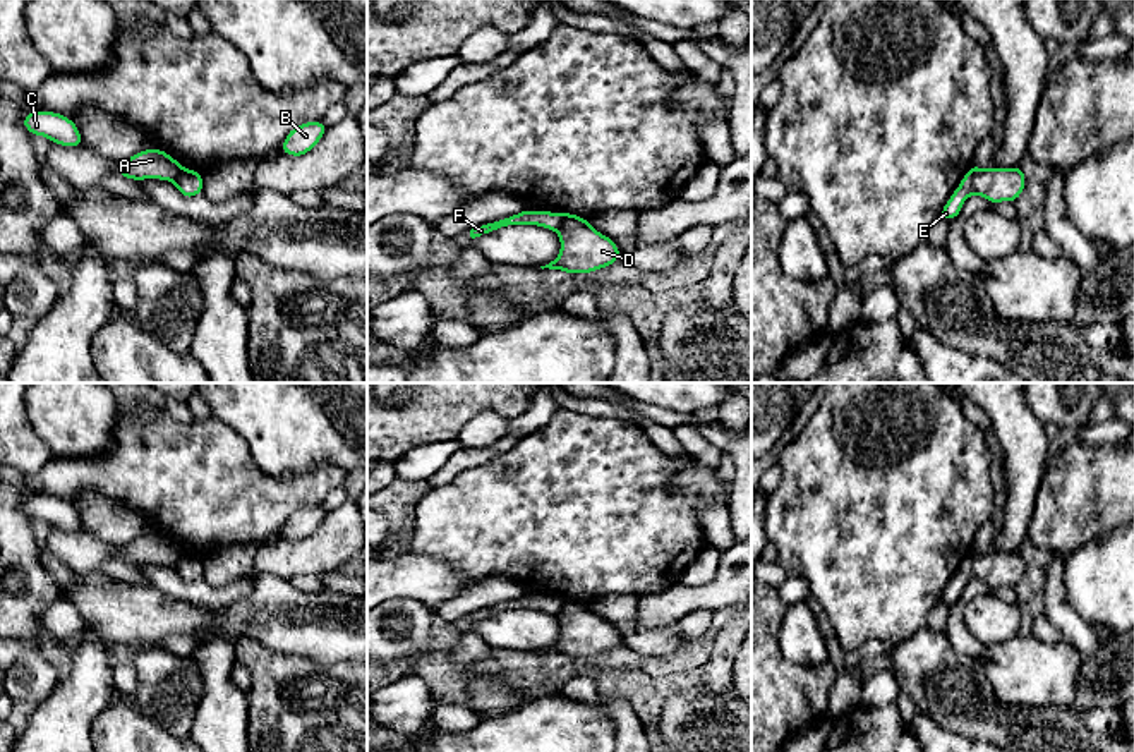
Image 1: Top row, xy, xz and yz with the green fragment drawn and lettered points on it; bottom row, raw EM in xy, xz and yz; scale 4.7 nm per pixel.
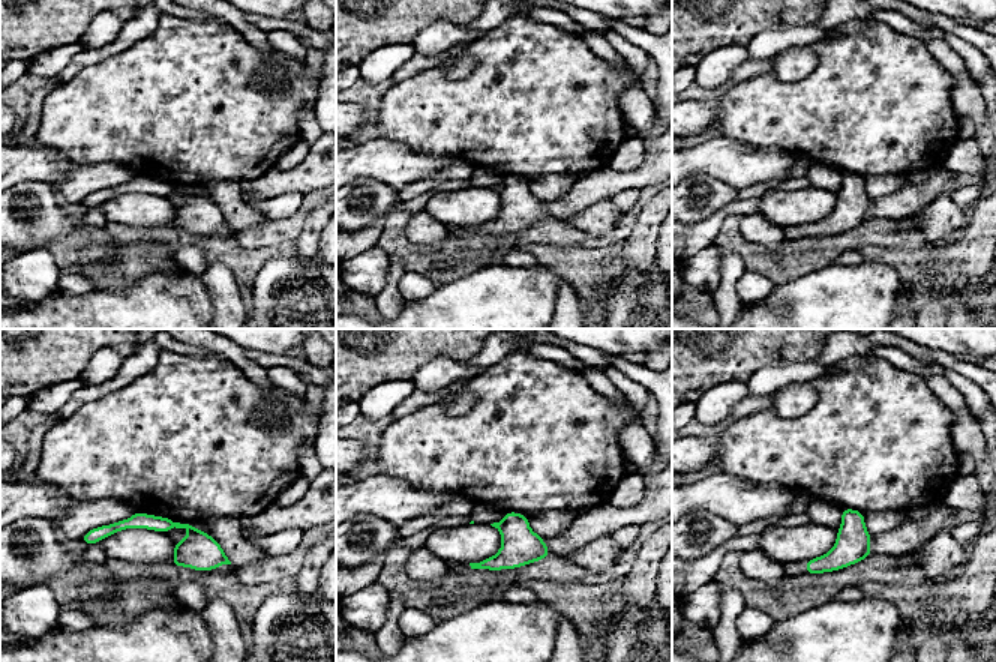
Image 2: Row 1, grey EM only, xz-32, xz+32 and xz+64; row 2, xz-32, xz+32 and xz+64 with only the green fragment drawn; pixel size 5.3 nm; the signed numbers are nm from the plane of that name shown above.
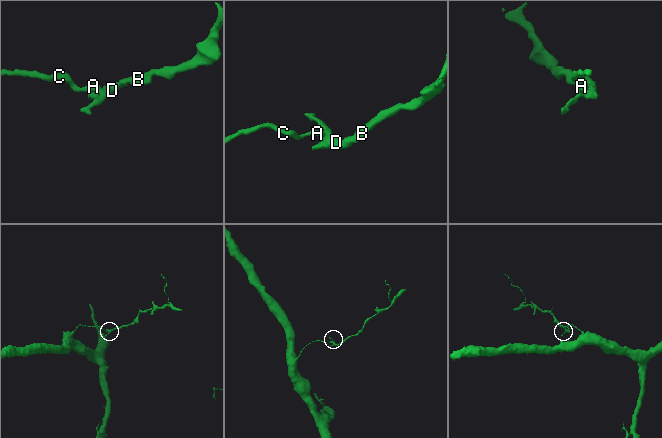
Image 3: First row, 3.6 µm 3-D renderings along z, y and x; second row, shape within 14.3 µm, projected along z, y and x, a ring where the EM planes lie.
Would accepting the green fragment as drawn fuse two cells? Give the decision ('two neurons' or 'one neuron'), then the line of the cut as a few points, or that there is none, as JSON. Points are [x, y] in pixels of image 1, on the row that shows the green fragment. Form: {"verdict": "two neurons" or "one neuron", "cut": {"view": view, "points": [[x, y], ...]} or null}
{"verdict": "two neurons", "cut": {"view": "xz", "points": [[563, 213], [563, 224], [556, 230]]}}

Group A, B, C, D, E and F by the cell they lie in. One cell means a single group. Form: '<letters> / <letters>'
A C F / B D E

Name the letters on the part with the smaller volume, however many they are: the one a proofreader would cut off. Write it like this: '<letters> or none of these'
B, D, E

